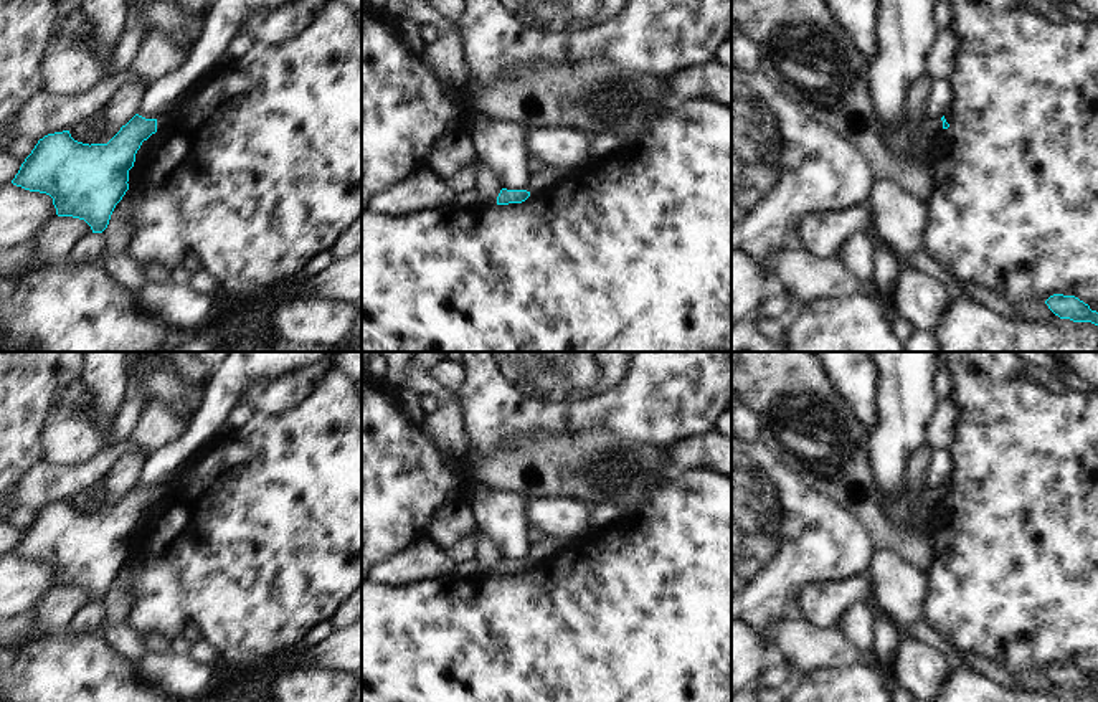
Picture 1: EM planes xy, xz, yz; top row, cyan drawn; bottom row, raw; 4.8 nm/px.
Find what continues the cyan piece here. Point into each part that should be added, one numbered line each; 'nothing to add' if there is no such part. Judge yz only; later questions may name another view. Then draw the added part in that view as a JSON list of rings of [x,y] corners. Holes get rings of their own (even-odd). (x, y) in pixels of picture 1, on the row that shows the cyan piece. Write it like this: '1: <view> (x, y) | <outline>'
1: yz (933, 124) | [[[930,117],[923,126],[930,134],[936,135],[943,129],[943,121],[941,117]]]

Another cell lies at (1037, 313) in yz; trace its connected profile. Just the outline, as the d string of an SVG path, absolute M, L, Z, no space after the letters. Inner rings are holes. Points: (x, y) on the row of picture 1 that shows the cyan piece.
M1022 301L1015 304L1014 309L1020 319L1037 325L1057 322L1060 319L1042 301Z

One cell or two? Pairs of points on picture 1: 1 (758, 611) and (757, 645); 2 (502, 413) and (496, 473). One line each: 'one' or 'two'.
1: two
2: two

